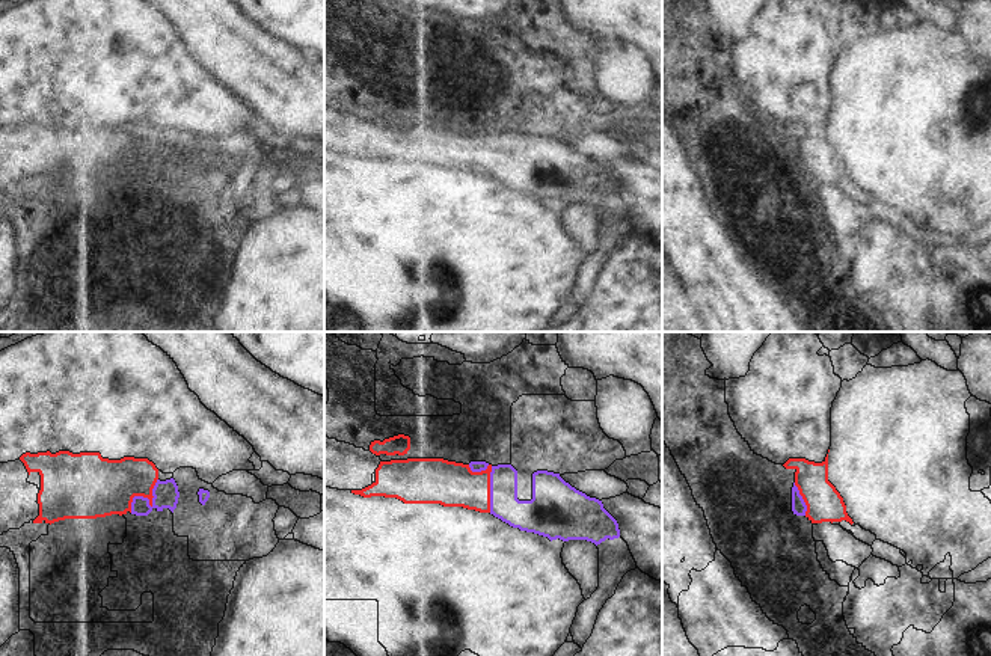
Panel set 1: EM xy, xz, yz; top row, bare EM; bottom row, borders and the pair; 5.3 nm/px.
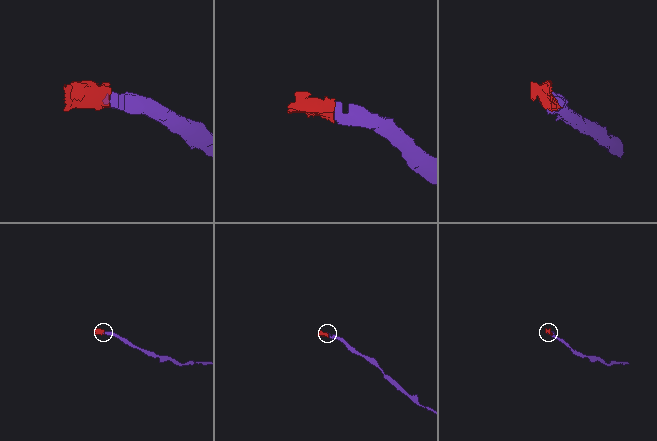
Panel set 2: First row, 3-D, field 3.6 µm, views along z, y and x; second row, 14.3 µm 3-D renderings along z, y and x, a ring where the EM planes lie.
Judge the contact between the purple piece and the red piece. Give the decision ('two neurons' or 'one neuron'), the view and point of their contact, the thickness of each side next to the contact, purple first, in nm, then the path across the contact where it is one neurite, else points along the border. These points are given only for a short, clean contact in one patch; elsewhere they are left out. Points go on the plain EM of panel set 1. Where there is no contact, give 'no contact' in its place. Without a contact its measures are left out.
one neuron; contact xz (490, 139); calibres 160 and 240 nm; way xz (504, 166), (490, 150), (490, 139), (483, 147), (451, 147)

